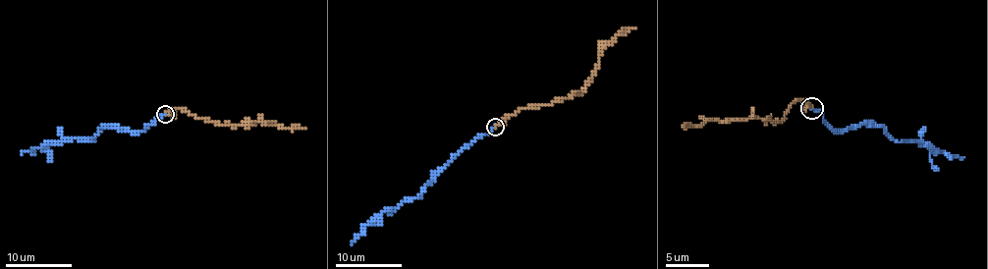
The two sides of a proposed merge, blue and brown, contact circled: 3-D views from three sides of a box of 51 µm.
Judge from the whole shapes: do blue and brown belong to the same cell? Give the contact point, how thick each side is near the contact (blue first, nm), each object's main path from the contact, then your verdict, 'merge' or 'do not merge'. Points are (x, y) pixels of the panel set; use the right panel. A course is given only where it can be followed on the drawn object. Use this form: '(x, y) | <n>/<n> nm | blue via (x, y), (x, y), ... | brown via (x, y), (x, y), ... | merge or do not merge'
(811, 108) | 240/240 nm | blue via (812, 107), (823, 114), (823, 121), (832, 129), (882, 127), (900, 142), (914, 139), (962, 157) | brown via (812, 107), (795, 101), (782, 121), (775, 123), (769, 116), (682, 127) | merge

